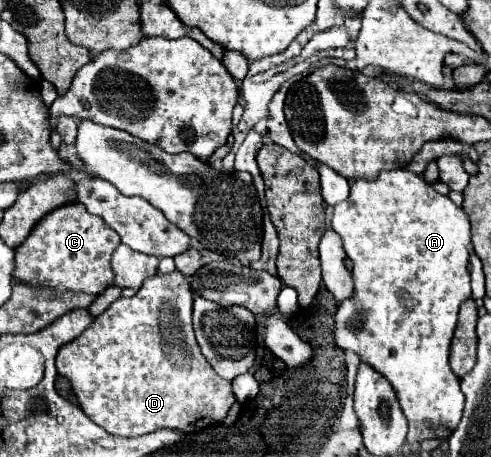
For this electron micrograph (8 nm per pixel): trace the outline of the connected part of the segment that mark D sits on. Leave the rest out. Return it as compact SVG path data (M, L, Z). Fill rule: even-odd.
M174 270L170 274L156 274L148 280L144 280L144 284L136 290L136 294L132 298L118 298L116 302L112 302L100 316L94 318L92 326L88 326L80 336L76 336L72 342L68 342L60 348L60 352L56 356L56 368L62 376L66 376L70 380L82 412L92 422L96 422L100 428L104 428L110 434L132 438L132 436L150 434L150 432L156 432L162 428L180 428L184 432L198 432L210 424L218 424L228 414L230 406L236 402L236 396L232 392L232 382L228 382L226 378L220 378L200 352L200 346L198 346L198 342L194 338L194 330L192 330L192 300L194 298L192 298L192 290L190 290L190 280L182 272Z

